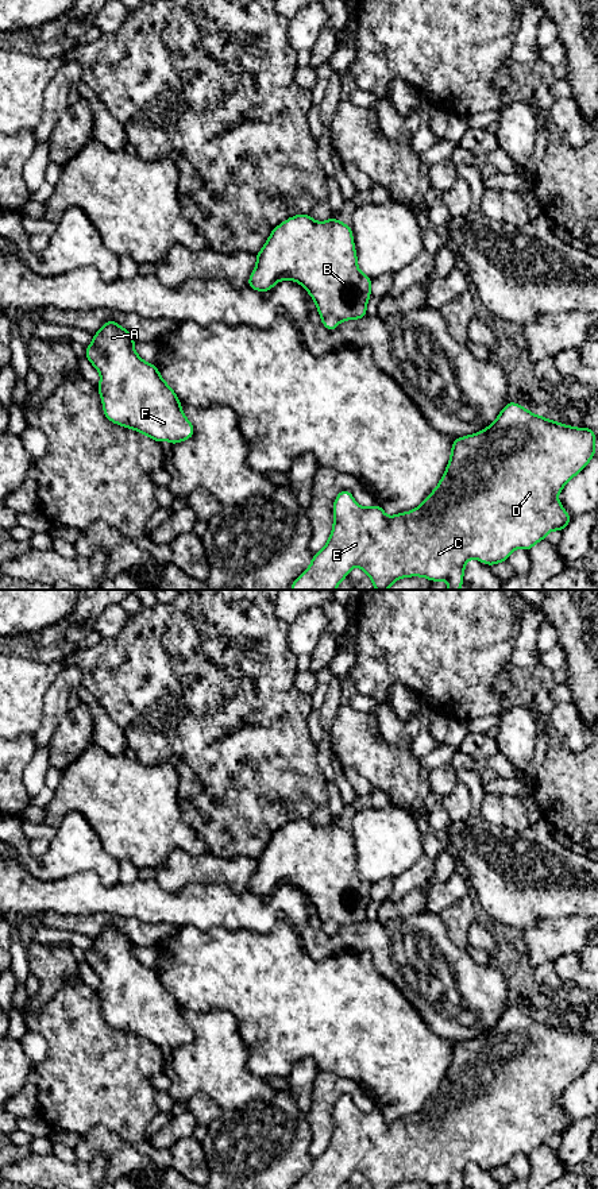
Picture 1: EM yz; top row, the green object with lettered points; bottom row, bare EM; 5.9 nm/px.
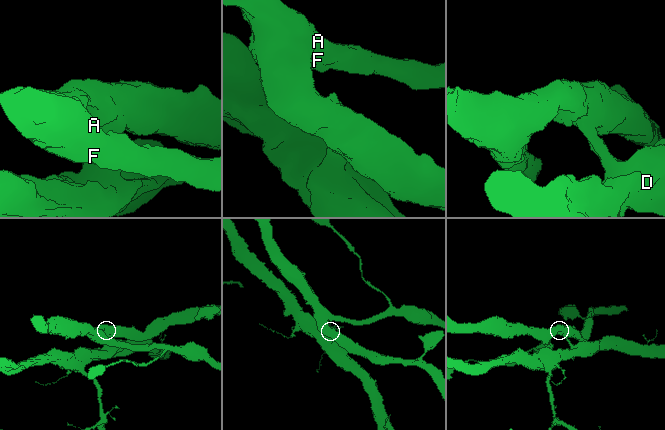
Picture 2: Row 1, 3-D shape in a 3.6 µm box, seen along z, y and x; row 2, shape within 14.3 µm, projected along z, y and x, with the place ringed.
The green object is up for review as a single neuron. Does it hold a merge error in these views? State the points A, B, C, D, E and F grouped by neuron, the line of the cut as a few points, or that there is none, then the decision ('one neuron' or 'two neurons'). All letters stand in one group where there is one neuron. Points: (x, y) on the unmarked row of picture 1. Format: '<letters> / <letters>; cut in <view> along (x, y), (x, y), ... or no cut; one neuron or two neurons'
A B F / C D E; cut in yz along (292, 883), (281, 880), (277, 884); two neurons

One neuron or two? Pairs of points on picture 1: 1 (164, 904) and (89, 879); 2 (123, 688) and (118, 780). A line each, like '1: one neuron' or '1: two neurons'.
1: one neuron
2: two neurons

